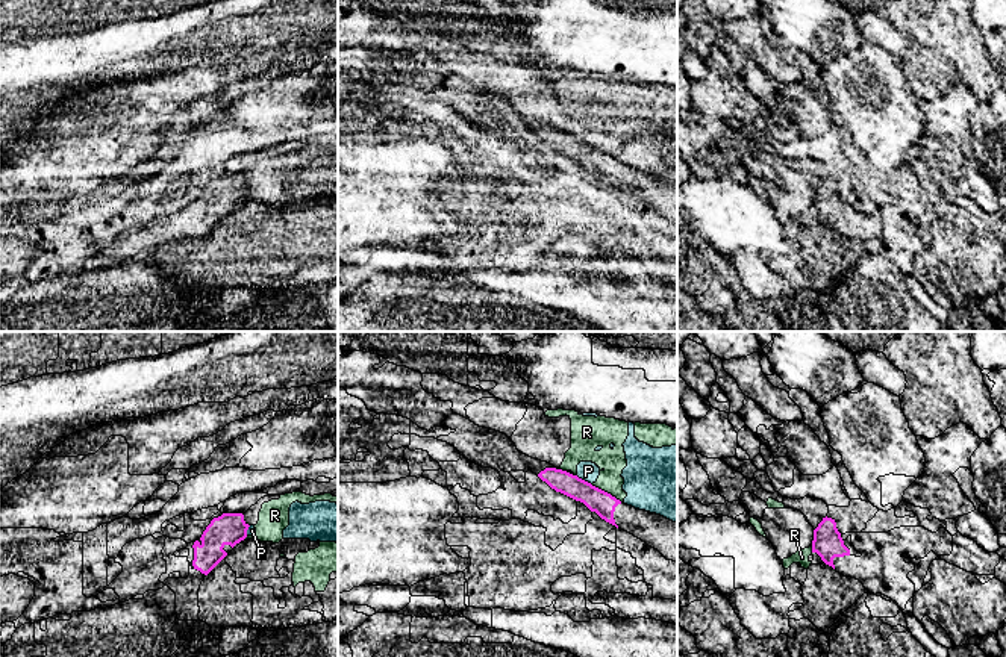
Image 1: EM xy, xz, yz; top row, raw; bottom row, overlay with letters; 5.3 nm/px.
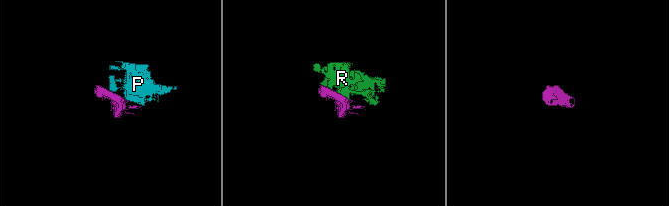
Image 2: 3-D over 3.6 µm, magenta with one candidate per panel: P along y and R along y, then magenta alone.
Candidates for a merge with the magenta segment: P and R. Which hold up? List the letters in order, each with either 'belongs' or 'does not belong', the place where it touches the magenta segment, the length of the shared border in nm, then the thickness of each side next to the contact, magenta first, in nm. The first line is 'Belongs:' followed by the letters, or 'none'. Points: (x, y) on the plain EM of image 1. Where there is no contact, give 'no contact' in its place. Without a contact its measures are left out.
Belongs: none
P: does not belong; contact xz (584, 141); length 110 nm; calibres 120 and 110 nm
R: does not belong; contact xz (606, 153); length 190 nm; calibres 120 and 130 nm

